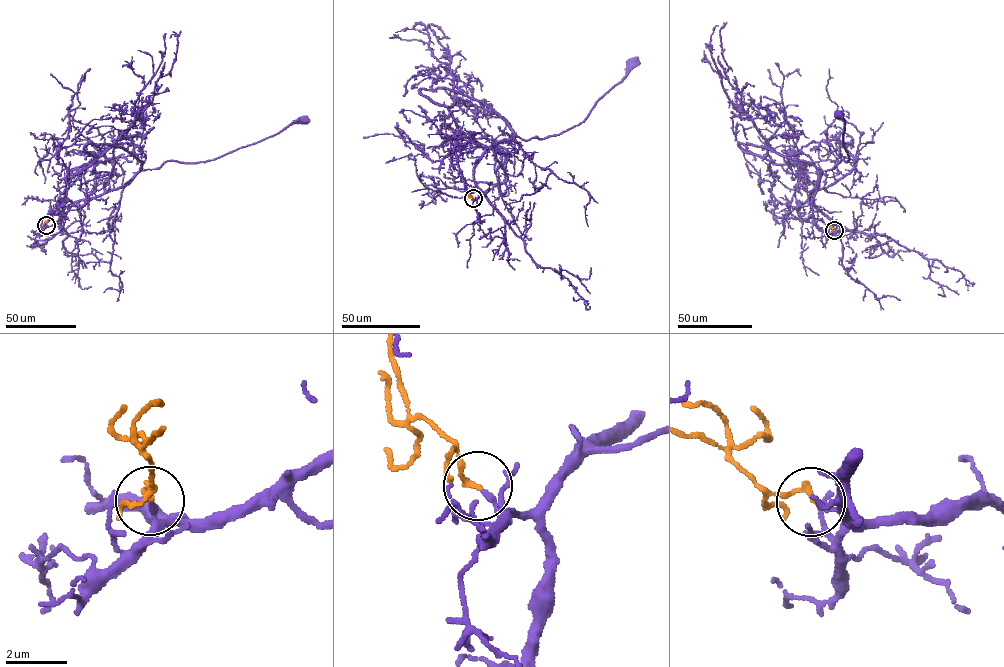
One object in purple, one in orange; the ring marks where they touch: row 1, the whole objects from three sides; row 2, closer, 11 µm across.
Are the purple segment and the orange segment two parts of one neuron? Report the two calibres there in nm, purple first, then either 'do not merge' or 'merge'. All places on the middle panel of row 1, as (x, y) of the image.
calibres 150 and 170 nm; merge

